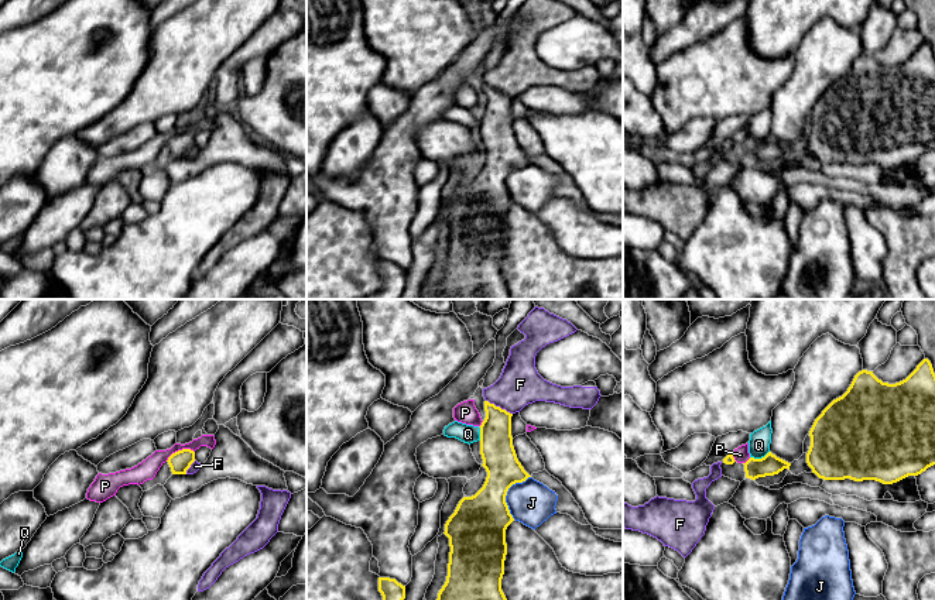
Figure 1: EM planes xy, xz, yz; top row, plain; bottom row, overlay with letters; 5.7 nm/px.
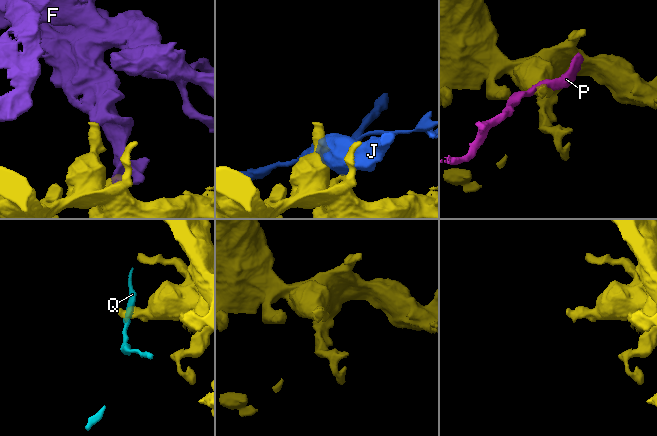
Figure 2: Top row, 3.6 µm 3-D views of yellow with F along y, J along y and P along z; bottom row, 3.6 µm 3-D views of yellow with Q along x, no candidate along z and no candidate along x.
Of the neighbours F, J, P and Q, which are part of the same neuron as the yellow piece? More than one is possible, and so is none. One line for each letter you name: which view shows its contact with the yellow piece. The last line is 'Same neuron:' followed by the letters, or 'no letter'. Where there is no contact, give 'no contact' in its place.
Same neuron: no letter

